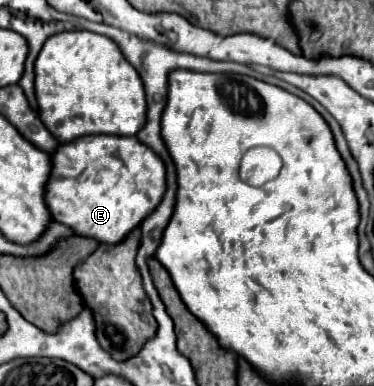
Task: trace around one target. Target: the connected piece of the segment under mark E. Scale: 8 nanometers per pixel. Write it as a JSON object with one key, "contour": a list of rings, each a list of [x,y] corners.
{"contour":[[[84,135],[76,137],[68,143],[60,143],[54,153],[50,153],[50,179],[46,185],[46,207],[52,213],[52,219],[70,227],[76,235],[92,237],[100,243],[120,243],[132,227],[160,203],[160,195],[164,195],[164,163],[162,159],[144,143],[138,143],[136,137],[116,137],[116,135]]]}

